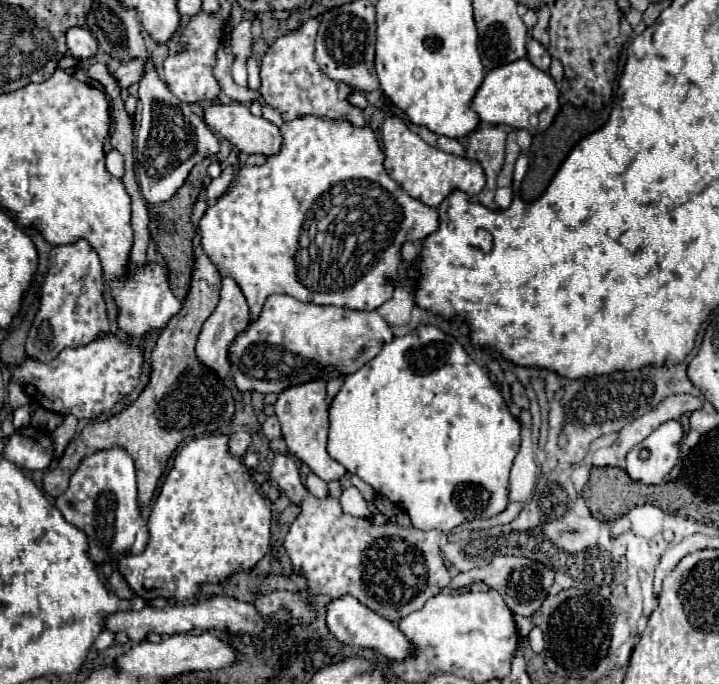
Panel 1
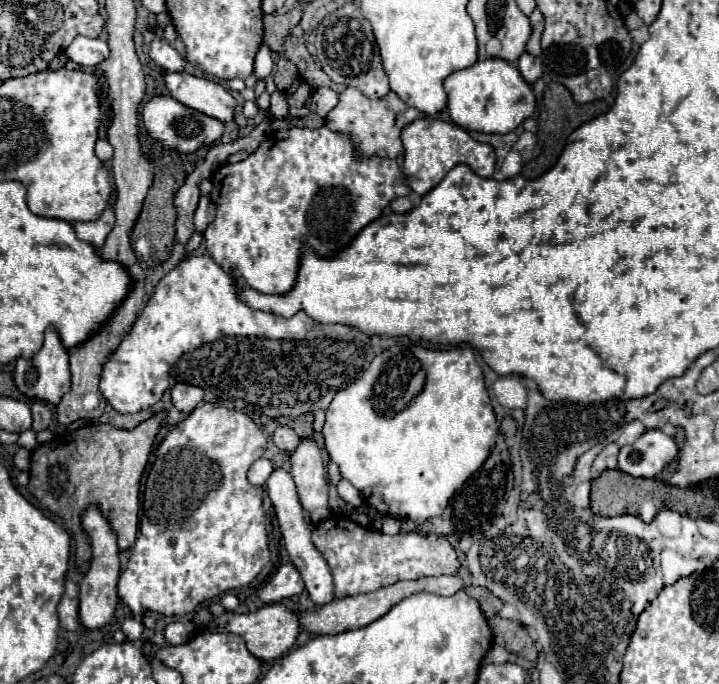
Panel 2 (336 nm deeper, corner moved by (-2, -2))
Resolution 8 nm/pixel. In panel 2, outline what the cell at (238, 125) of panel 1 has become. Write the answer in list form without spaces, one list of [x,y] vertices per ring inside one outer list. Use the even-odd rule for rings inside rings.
[[[184,71],[166,73],[164,81],[170,95],[182,105],[214,117],[222,123],[234,121],[234,107],[238,105],[238,101],[218,81],[188,75]]]

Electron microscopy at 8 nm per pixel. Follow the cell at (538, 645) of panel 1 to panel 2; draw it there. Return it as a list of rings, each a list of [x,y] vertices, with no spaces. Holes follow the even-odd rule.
[[[492,645],[492,649],[486,653],[482,665],[488,665],[488,663],[506,663],[506,661],[510,661],[510,653],[504,647],[500,647],[500,645]]]

